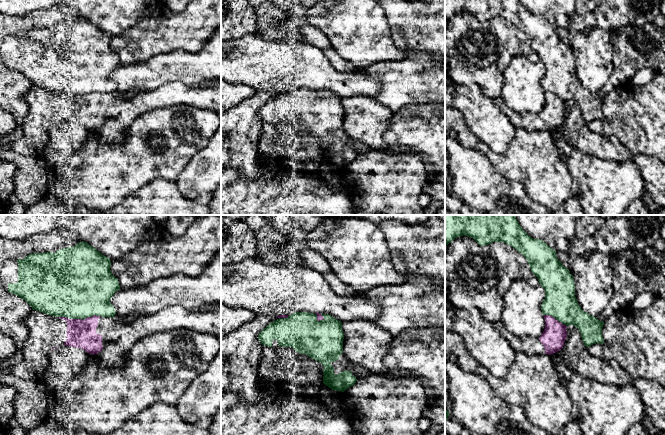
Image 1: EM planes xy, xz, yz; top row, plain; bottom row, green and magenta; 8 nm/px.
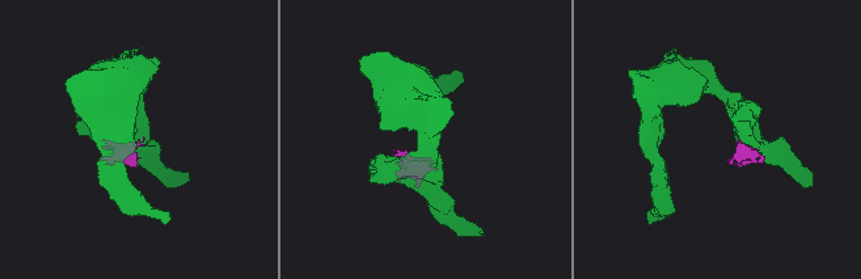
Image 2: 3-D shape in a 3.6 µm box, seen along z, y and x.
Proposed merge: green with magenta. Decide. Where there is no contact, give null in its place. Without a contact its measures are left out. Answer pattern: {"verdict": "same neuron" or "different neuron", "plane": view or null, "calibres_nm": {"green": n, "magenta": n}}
{"verdict": "different neuron", "plane": "xy", "calibres_nm": {"green": 500, "magenta": 220}}

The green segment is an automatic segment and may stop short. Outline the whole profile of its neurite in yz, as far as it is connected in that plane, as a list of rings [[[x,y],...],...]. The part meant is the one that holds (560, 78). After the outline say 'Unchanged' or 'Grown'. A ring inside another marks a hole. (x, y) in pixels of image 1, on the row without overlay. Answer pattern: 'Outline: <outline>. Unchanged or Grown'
Outline: [[[445,0],[446,21],[463,11],[473,14],[480,22],[489,21],[493,18],[504,18],[515,24],[527,35],[531,47],[545,66],[545,75],[541,81],[542,90],[550,91],[566,102],[574,101],[577,103],[586,123],[596,119],[604,119],[602,112],[604,98],[581,85],[575,73],[573,51],[558,36],[556,27],[544,17],[530,13],[520,0]]]. Unchanged

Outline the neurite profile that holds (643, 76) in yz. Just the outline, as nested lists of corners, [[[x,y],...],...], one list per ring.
[[[644,67],[644,68],[639,69],[635,73],[635,75],[632,77],[630,82],[636,86],[644,86],[653,80],[654,75],[655,74],[652,70]]]

